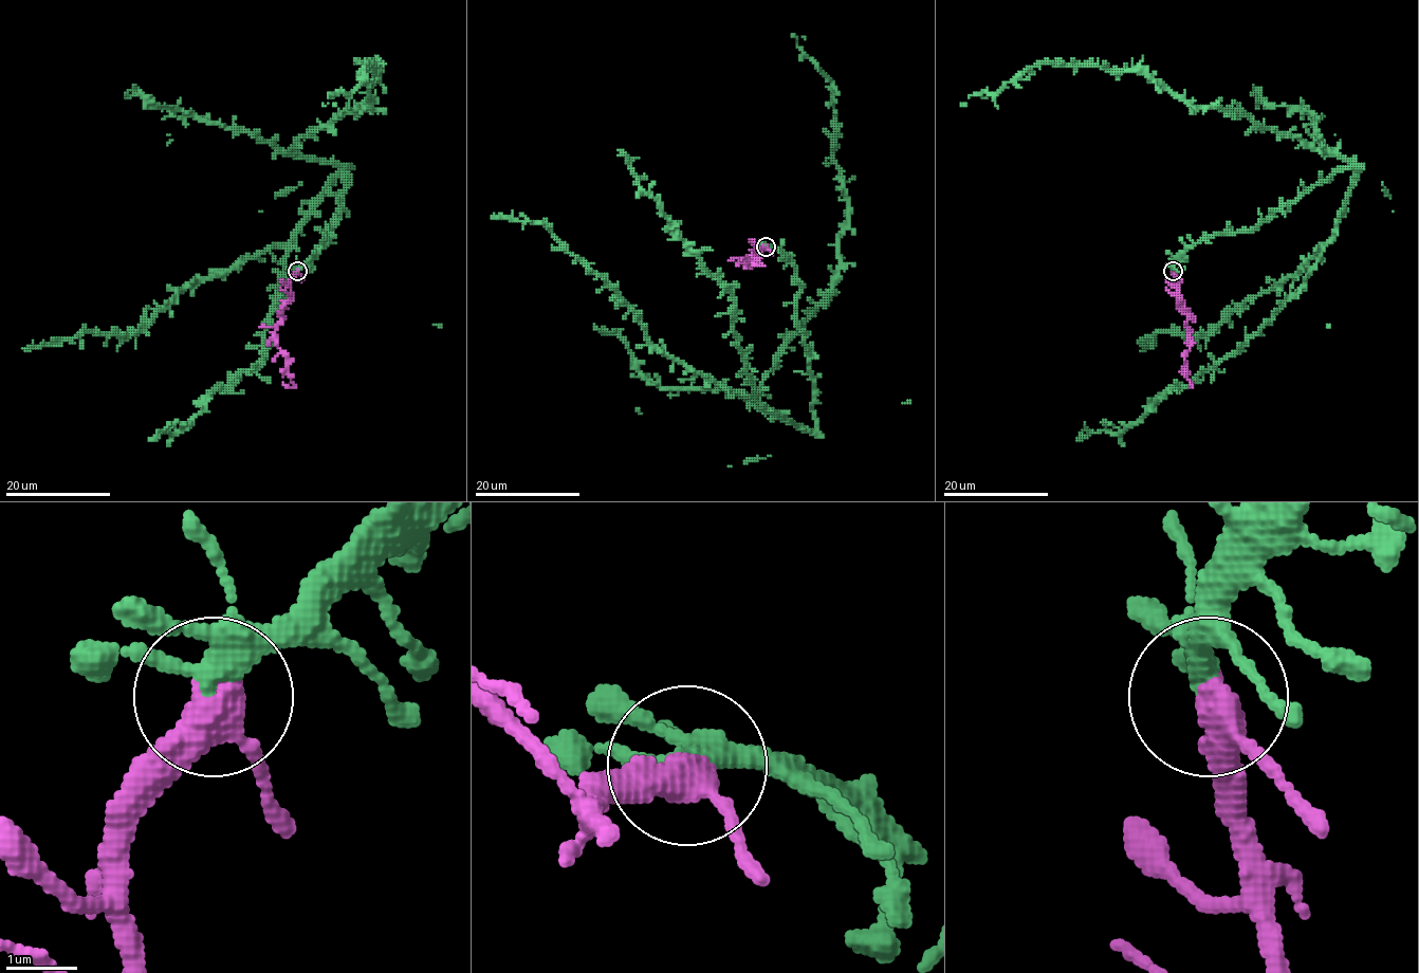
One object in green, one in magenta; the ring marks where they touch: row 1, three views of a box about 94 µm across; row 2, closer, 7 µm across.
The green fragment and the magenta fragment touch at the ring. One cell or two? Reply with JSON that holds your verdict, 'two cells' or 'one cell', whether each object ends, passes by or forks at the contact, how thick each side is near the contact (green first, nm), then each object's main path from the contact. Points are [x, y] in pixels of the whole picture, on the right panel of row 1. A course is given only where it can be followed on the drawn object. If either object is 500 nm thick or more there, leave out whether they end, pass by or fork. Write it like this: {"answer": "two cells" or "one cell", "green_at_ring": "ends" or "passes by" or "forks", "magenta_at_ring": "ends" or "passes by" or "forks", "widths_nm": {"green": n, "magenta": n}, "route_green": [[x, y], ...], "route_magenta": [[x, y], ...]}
{"answer": "one cell", "green_at_ring": "forks", "magenta_at_ring": "passes by", "widths_nm": {"green": 240, "magenta": 400}, "route_green": [[1174, 271], [1197, 243], [1251, 232], [1357, 165], [1244, 114], [1185, 104], [1138, 72], [1037, 61], [961, 105]], "route_magenta": [[1174, 271], [1179, 303], [1186, 314], [1190, 350], [1185, 354], [1185, 377], [1192, 387], [1192, 383]]}

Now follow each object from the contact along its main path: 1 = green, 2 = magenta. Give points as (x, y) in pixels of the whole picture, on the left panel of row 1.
1: (297, 271), (331, 235), (344, 165), (287, 151), (369, 104), (379, 72), (365, 61), (364, 78), (321, 105)
2: (297, 271), (276, 331), (276, 345), (288, 362), (293, 386), (283, 383)

